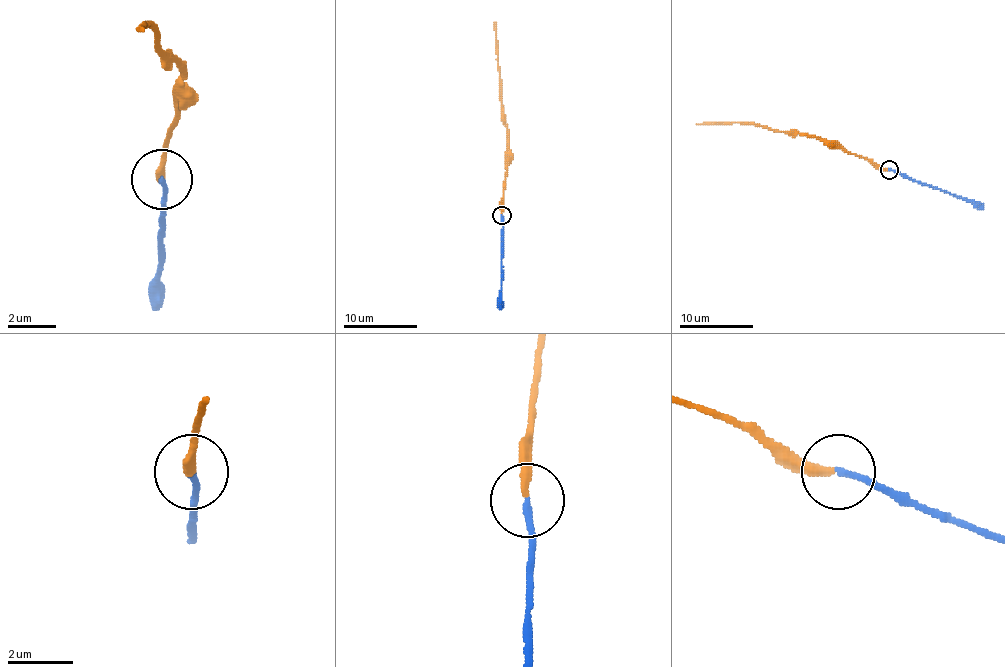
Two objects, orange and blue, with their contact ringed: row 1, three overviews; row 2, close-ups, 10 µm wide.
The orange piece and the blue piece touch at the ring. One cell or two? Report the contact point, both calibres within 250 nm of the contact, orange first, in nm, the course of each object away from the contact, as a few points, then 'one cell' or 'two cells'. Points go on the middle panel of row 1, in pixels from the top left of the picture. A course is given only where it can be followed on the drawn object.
at (502, 215); 280 nm thick on the orange side, 170 nm on the other; orange runs (501, 215), (507, 166), (507, 126), (494, 22); blue runs (501, 215), (499, 309); one cell

